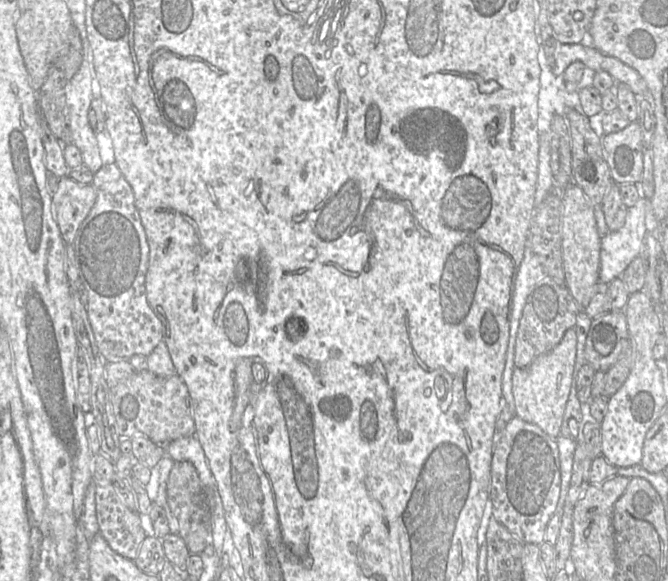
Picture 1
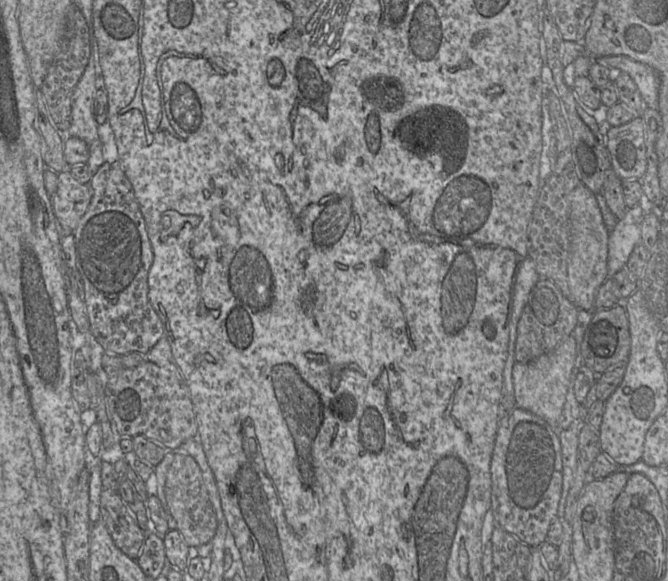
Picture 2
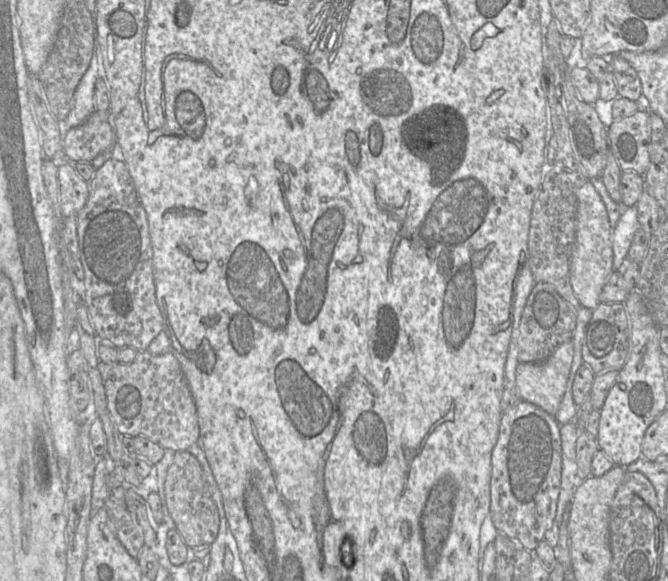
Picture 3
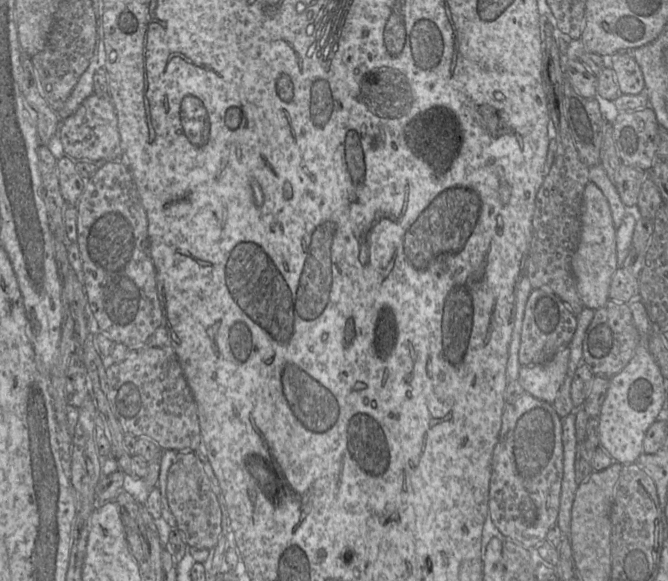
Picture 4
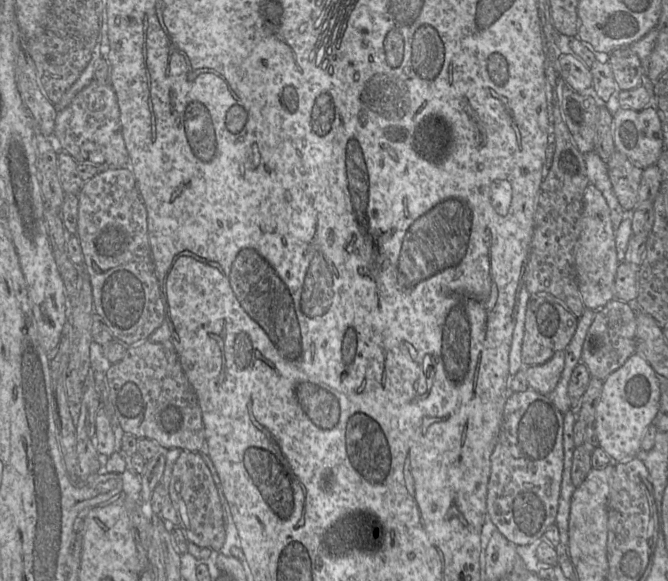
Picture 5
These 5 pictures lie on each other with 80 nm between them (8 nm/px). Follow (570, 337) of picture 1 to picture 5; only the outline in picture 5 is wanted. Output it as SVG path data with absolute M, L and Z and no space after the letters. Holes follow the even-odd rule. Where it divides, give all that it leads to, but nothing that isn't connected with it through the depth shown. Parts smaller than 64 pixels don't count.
M557 352L544 364L524 367L529 387L542 395L549 396L560 380L564 362L565 352Z

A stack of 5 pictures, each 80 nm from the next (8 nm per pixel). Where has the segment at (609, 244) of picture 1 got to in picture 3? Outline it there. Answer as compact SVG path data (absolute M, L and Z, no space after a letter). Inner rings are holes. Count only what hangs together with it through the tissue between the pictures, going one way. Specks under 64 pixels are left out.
M636 206L627 207L613 229L613 270L616 271L628 257L628 251L636 231L640 228Z

